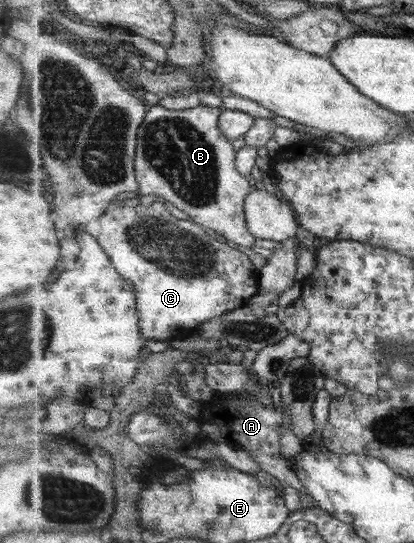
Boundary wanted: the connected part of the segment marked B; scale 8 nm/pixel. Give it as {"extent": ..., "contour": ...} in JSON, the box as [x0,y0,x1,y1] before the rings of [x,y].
{"extent":[137,105,257,250],"contour":[[[203,105],[172,110],[148,106],[148,114],[137,134],[138,194],[164,198],[184,211],[190,221],[208,232],[220,234],[243,250],[255,246],[257,240],[249,230],[245,214],[245,200],[253,189],[253,180],[244,178],[235,168],[237,150],[218,126],[223,112],[222,108]]]}

